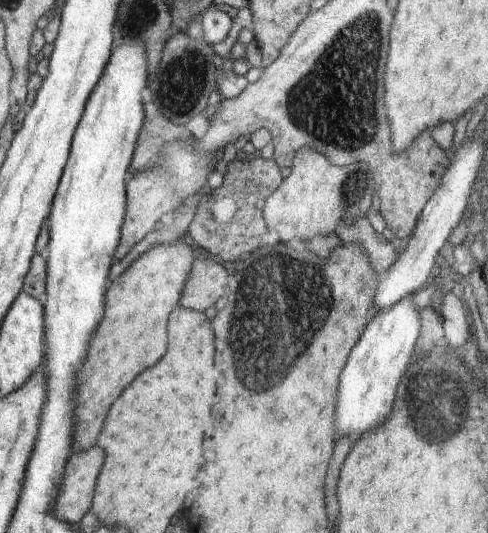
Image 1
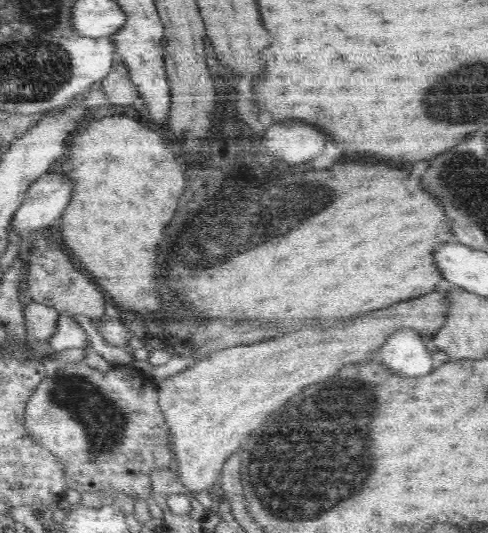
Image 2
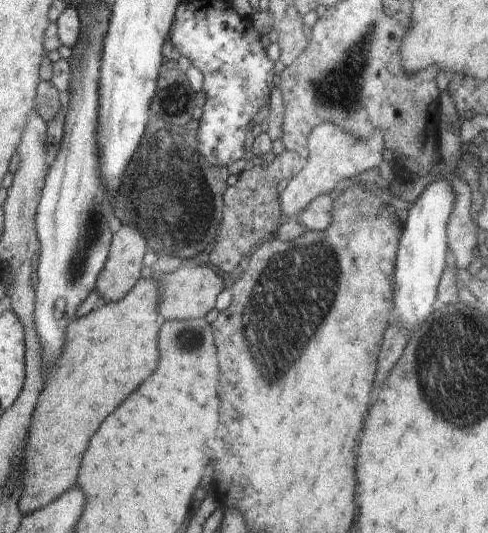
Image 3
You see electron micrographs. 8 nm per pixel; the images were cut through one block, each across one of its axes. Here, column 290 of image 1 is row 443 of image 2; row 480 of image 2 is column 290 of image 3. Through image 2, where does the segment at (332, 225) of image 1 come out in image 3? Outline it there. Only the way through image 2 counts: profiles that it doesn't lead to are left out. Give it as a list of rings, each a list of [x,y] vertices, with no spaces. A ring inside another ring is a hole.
[[[325,121],[318,124],[308,136],[309,156],[305,168],[289,180],[288,186],[279,196],[278,202],[281,204],[284,220],[293,215],[299,216],[319,194],[335,195],[343,185],[351,183],[353,177],[378,168],[383,161],[384,149],[380,130],[376,130],[368,139],[360,139],[336,128],[332,122]]]

